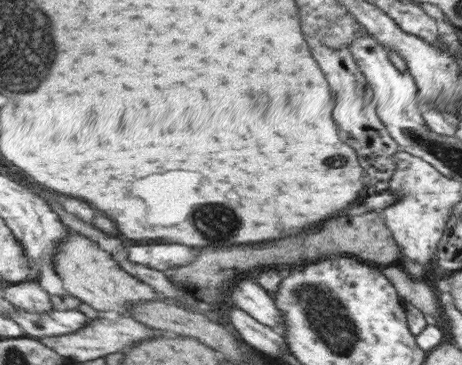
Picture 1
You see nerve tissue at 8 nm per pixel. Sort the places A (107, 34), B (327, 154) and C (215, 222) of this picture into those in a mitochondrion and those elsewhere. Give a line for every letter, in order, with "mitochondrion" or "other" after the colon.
A: other
B: mitochondrion
C: mitochondrion

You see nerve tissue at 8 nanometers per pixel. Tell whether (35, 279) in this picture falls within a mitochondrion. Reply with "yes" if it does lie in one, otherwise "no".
no

